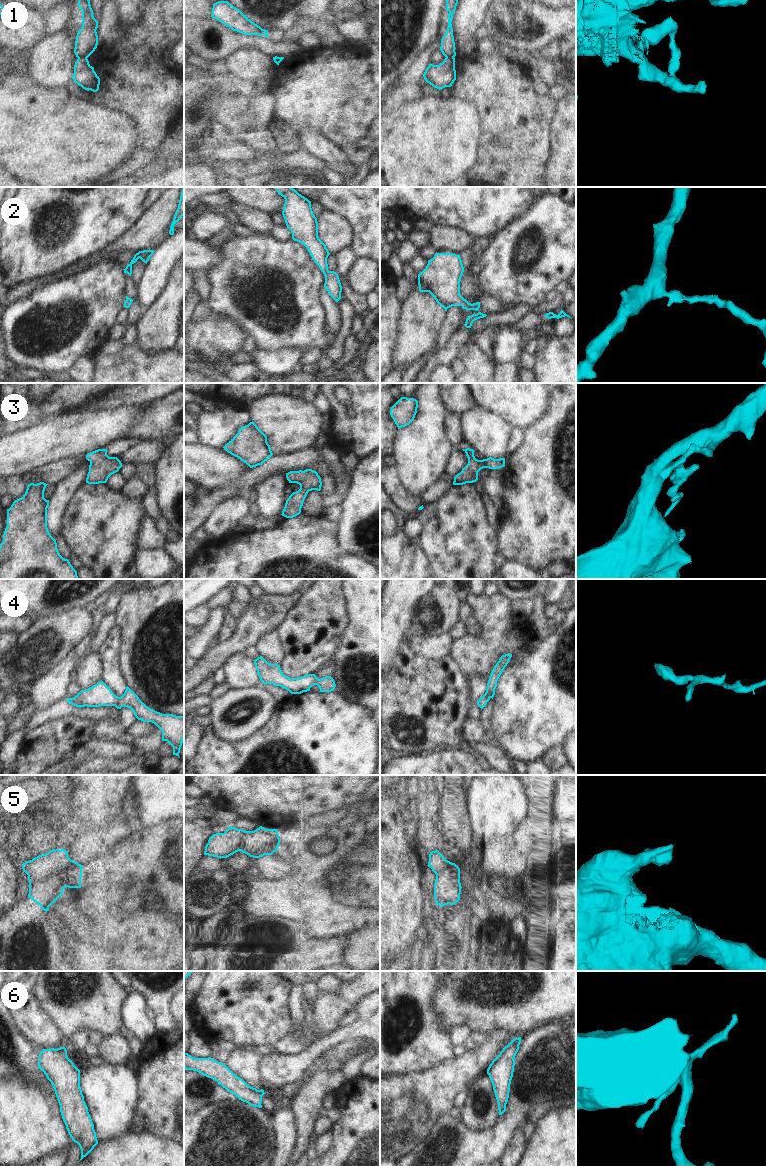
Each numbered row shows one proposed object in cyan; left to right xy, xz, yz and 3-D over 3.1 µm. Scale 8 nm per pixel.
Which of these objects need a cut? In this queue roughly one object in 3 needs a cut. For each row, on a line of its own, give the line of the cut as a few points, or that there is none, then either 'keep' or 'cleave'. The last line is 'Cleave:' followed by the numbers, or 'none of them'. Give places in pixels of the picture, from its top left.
1: xy (86, 57), (78, 59) | cleave
2: no cut | keep
3: no cut | keep
4: no cut | keep
5: xy (82, 866), (64, 865), (29, 886) | cleave
6: no cut | keep
Cleave: 1, 5

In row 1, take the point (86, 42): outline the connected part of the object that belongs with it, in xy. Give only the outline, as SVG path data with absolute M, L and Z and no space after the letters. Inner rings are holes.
M78 0L78 7L82 10L82 27L78 31L74 53L76 57L88 58L98 45L98 21L93 16L90 0Z

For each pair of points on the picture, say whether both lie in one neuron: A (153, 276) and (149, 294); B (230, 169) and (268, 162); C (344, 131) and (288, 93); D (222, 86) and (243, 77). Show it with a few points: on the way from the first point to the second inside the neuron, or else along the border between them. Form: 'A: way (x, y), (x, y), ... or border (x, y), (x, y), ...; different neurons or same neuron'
A: way (153, 280), (150, 290); same neuron
B: way (239, 169), (250, 168), (259, 164); same neuron
C: way (330, 117), (311, 98), (302, 98); same neuron
D: border (230, 76), (242, 86); different neurons

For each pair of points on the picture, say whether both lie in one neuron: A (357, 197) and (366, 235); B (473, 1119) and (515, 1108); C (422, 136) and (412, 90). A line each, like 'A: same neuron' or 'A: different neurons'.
A: same neuron
B: different neurons
C: different neurons

